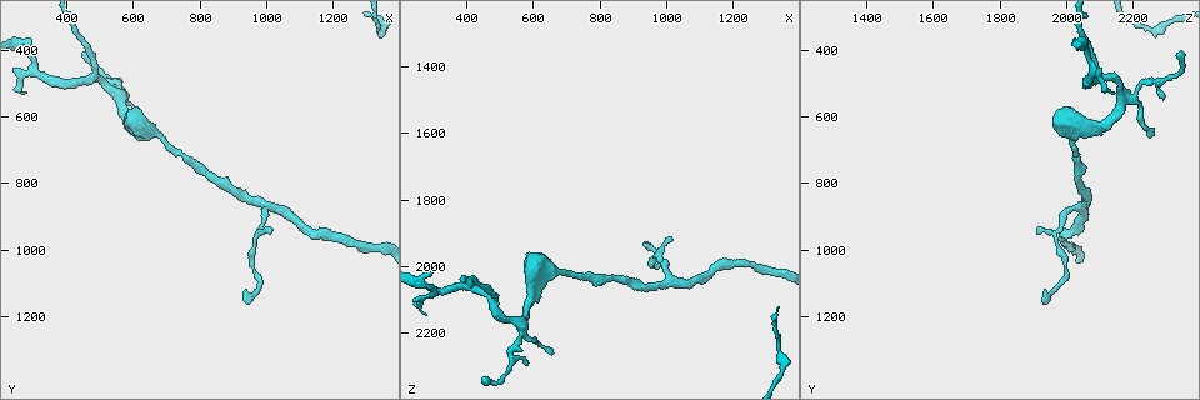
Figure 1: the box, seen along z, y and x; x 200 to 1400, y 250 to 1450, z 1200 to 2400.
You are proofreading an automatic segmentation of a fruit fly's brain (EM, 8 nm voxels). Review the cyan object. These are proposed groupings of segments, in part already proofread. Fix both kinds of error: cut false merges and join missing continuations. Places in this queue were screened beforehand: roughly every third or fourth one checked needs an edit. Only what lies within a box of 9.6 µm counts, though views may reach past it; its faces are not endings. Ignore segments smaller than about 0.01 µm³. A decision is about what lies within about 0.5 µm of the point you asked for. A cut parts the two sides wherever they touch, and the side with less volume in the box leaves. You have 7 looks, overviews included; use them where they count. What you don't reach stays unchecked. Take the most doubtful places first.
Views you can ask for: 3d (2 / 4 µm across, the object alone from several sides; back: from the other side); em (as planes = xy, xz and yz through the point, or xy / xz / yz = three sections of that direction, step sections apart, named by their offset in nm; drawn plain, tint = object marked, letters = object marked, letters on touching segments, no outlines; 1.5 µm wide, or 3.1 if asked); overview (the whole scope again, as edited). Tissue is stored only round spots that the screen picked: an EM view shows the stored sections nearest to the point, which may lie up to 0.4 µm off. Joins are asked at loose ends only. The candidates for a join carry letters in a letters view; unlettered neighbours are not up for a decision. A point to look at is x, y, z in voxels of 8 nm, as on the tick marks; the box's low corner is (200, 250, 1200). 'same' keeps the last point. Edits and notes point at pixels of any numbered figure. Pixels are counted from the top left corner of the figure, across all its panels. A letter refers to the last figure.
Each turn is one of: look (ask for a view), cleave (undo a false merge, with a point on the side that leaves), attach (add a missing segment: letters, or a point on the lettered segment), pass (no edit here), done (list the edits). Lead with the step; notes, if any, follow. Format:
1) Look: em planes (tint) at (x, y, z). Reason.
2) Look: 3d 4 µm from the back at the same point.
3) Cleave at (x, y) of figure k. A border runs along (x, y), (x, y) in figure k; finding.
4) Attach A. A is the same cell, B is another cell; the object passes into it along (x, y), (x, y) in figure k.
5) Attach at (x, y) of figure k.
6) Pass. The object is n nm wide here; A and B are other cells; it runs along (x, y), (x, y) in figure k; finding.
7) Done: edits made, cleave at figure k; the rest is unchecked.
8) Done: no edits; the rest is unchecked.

Look: 3d 4 µm at (650, 650, 2270). Tapers out.

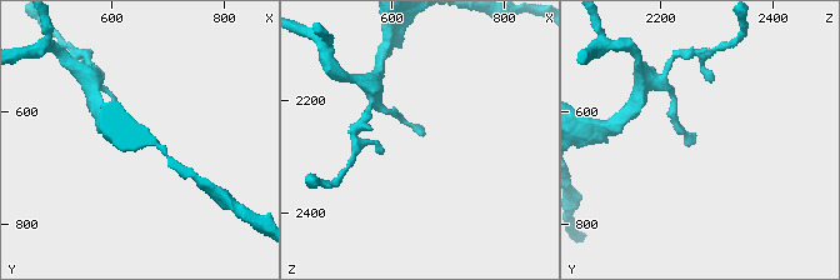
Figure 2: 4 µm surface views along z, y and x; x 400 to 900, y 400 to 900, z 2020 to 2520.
Look: em yz step 8 (letters) at (655, 655, 2265). Need the tissue.

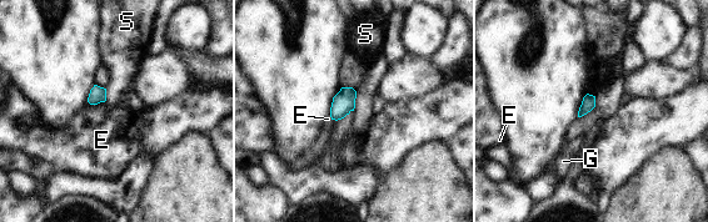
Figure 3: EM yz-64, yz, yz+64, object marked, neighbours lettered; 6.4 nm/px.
Pass. E, G and S are other cells; a border runs along (348, 114), (337, 121) in figure 3; none of them fits.

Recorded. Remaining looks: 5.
Look: 3d 4 µm from the back at (1010, 930, 1910). Tapers out.

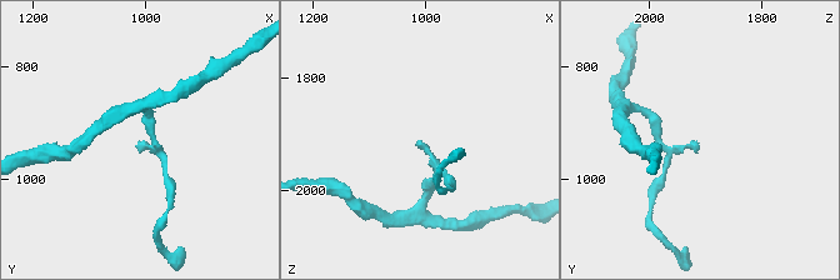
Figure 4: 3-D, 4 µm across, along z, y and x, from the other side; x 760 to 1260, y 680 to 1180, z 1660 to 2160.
Look: em xz step 8 (tint) at (1010, 940, 1905). Shape alone is not enough.

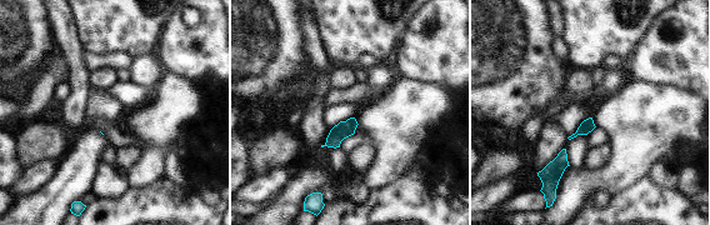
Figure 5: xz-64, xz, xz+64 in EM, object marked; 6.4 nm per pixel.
Look: em planes (letters) at the same point.

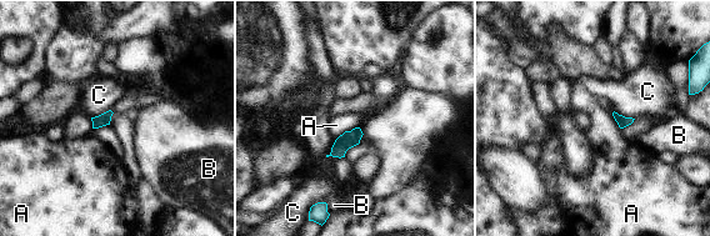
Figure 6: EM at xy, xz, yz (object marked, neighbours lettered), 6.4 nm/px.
Pass. A, B and C are other cells; none of them fits.

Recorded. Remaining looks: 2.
Look: em planes (letters) at (440, 410, 2330). Thin end.

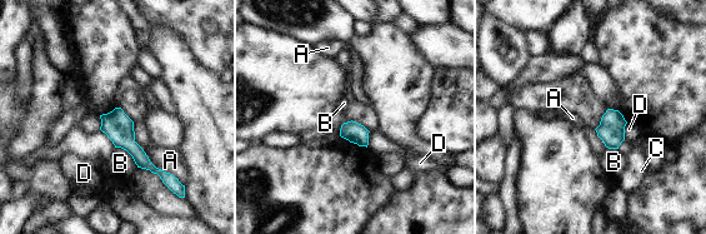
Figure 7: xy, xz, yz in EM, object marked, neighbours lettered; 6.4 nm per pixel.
Pass. A, B, C and D are other cells; a border runs along (115, 147), (123, 148), (138, 167) in figure 7; none of them fits.

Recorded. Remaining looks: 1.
Done: no edits; the rest is unchecked.

